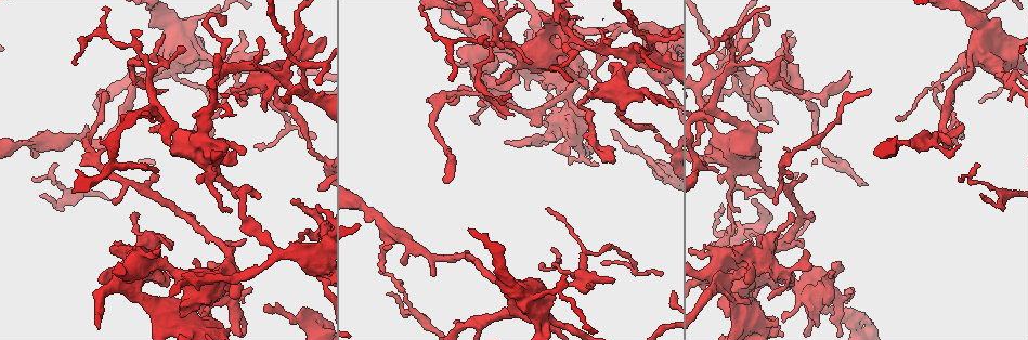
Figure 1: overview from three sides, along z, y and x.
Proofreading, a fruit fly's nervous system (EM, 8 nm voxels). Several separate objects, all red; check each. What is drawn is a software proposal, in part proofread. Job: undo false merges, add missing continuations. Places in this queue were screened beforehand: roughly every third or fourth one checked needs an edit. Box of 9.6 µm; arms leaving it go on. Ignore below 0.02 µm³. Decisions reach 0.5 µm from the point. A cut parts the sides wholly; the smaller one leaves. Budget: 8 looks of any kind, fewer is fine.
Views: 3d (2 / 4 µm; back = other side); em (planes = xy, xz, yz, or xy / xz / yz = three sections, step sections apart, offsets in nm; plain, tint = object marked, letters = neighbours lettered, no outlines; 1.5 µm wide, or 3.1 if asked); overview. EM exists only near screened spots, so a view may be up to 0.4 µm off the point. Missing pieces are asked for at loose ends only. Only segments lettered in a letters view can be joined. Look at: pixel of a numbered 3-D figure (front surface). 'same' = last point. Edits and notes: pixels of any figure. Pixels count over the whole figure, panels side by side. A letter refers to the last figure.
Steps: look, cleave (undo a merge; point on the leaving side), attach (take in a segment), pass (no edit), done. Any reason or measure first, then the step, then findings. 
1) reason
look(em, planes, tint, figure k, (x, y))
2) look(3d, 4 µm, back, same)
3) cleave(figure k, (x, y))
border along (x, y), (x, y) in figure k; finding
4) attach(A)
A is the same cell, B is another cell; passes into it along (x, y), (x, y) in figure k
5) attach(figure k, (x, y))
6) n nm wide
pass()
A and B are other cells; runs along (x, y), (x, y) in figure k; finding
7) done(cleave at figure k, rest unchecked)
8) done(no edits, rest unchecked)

closes a loop
look(3d, 4 µm, figure 1, (550, 89))

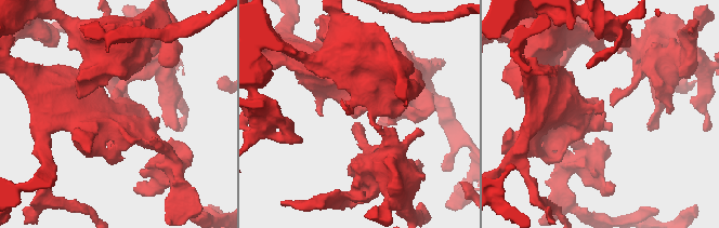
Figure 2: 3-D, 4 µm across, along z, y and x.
look(em, planes, plain, figure 2, (356, 116))

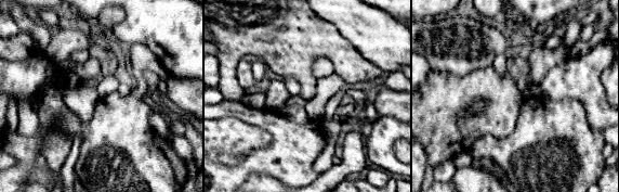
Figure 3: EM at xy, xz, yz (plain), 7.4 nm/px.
look(em, planes, letters, same)

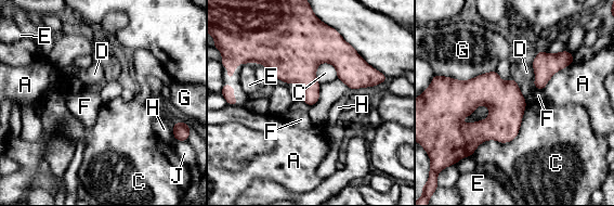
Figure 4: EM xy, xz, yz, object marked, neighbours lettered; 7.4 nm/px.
130 nm wide
pass()
A, C, D, E, F, G, H and J are other cells; border along (526, 105), (513, 139), (471, 156) in figure 4; all the same neuron

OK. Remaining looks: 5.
branch stops here
look(em, xz, step 4, tint, figure 1, (133, 246))

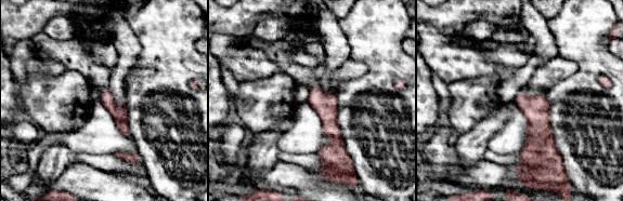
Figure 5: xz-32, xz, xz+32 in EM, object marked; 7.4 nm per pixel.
look(em, planes, letters, same)

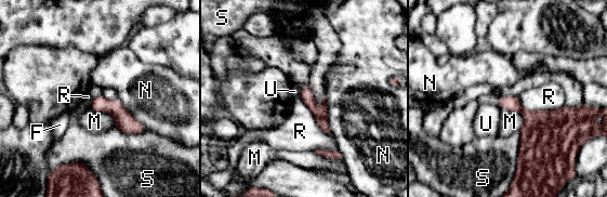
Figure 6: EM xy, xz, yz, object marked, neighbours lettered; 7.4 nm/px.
pass()
F, M, N, R, S and U are other cells; border along (517, 96), (531, 109), (565, 105) in figure 6; no lettered segment goes on from it

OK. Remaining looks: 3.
sudden change in width
look(em, planes, letters, figure 1, (516, 51))

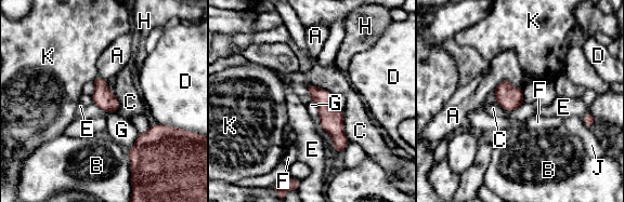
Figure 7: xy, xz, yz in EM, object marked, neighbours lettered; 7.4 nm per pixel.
pass()
A, B, C, D, E, F, G, H, J and K are other cells; runs along (311, 89), (325, 103), (340, 148) in figure 7; all the same neuron

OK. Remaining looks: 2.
done(no edits, rest unchecked)

